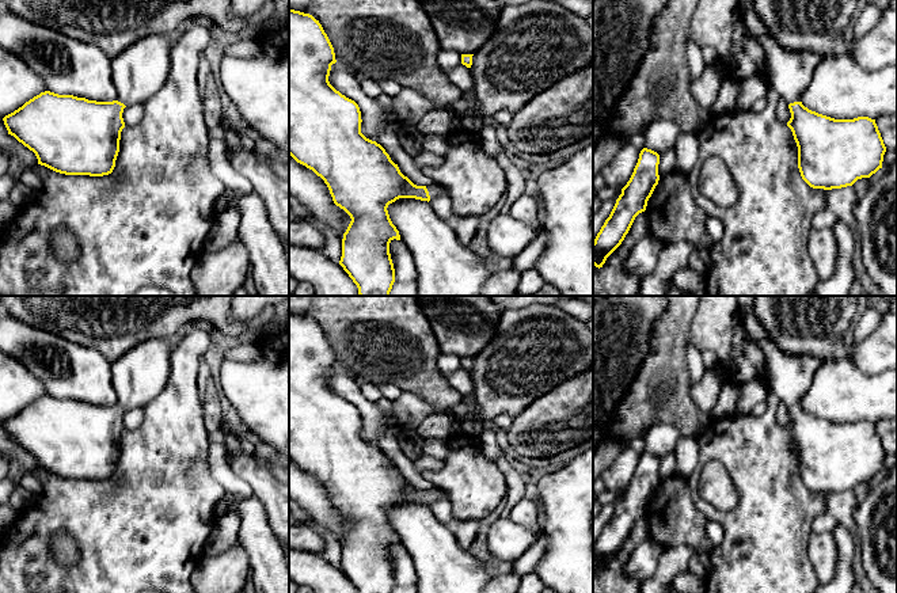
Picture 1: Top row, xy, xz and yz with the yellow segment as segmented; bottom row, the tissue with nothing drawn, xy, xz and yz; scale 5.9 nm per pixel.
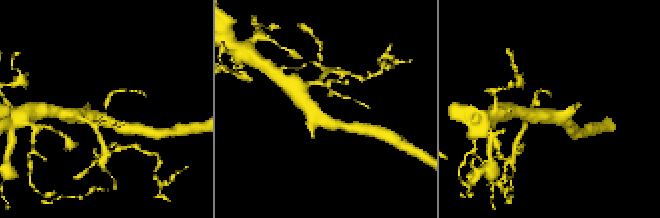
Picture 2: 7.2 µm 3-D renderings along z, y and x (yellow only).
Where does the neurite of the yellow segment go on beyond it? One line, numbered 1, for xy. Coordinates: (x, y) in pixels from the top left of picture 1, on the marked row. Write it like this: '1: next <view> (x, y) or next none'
1: next xy (141, 69)

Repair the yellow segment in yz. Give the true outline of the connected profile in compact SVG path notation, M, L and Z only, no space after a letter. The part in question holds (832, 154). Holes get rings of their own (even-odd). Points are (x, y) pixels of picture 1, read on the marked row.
M753 0L738 1L748 33L764 49L769 87L788 104L791 118L787 126L791 129L798 147L798 168L802 179L813 189L832 190L852 186L858 179L870 178L882 168L886 147L875 119L869 117L835 119L802 104L802 94L812 81L816 66L825 56L812 52L790 52L782 47L767 33L755 9Z

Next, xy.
M151 35L132 43L118 56L111 58L111 80L117 90L113 102L96 102L73 95L58 95L50 91L41 92L22 107L3 118L8 134L33 151L38 164L65 175L103 176L113 172L119 152L121 132L125 128L123 109L147 102L166 83L171 65L171 49L174 43L168 35Z

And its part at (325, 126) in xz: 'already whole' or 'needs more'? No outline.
needs more

